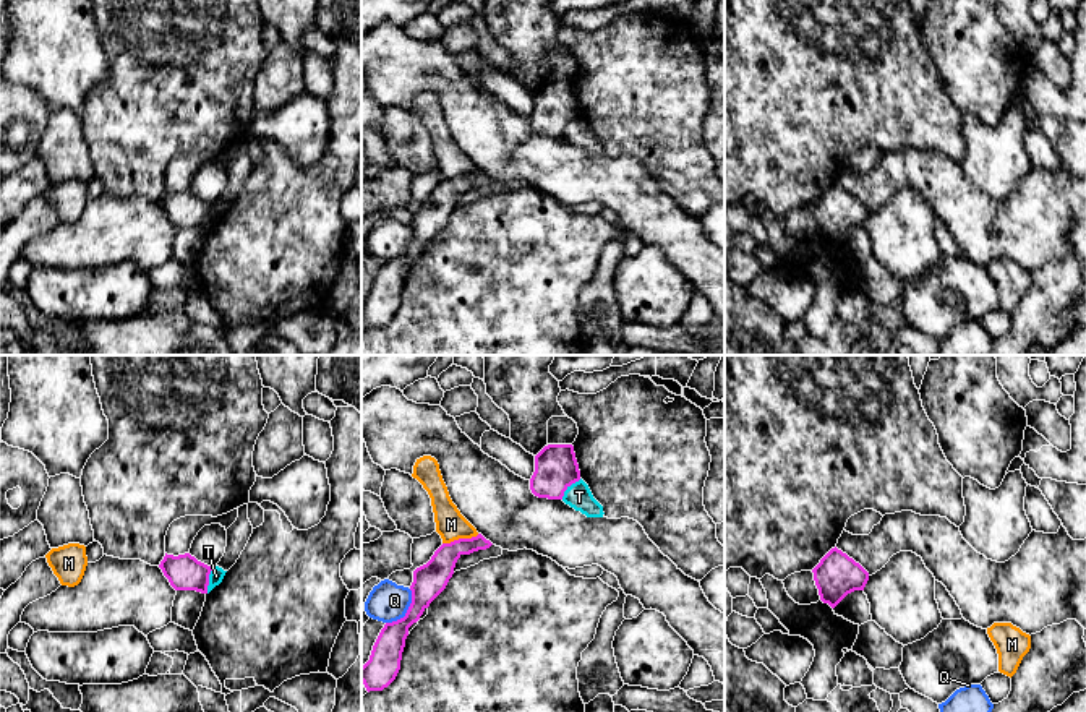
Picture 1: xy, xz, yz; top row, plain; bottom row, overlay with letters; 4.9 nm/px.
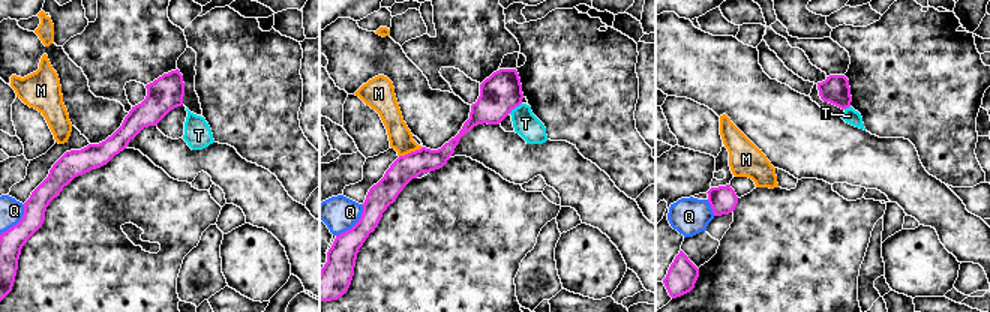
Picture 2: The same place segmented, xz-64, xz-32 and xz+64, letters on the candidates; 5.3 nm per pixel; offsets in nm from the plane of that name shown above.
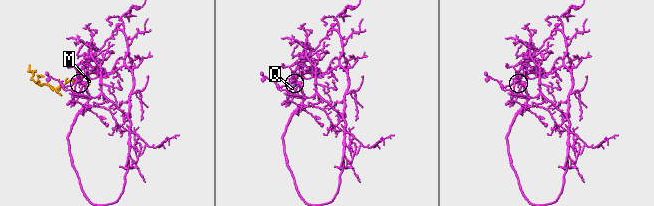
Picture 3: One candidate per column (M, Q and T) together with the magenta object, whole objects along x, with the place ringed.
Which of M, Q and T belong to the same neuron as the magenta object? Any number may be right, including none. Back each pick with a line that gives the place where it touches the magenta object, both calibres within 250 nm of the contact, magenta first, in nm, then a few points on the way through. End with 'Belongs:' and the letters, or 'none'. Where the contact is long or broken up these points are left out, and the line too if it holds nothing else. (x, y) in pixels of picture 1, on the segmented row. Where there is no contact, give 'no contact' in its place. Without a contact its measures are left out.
Belongs: none

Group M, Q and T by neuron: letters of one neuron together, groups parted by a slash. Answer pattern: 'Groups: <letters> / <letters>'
Groups: M / Q / T

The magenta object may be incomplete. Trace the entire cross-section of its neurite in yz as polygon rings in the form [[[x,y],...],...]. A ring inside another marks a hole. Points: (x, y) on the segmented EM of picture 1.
[[[832,548],[812,569],[820,600],[835,608],[848,594],[864,590],[869,573],[846,553]]]

